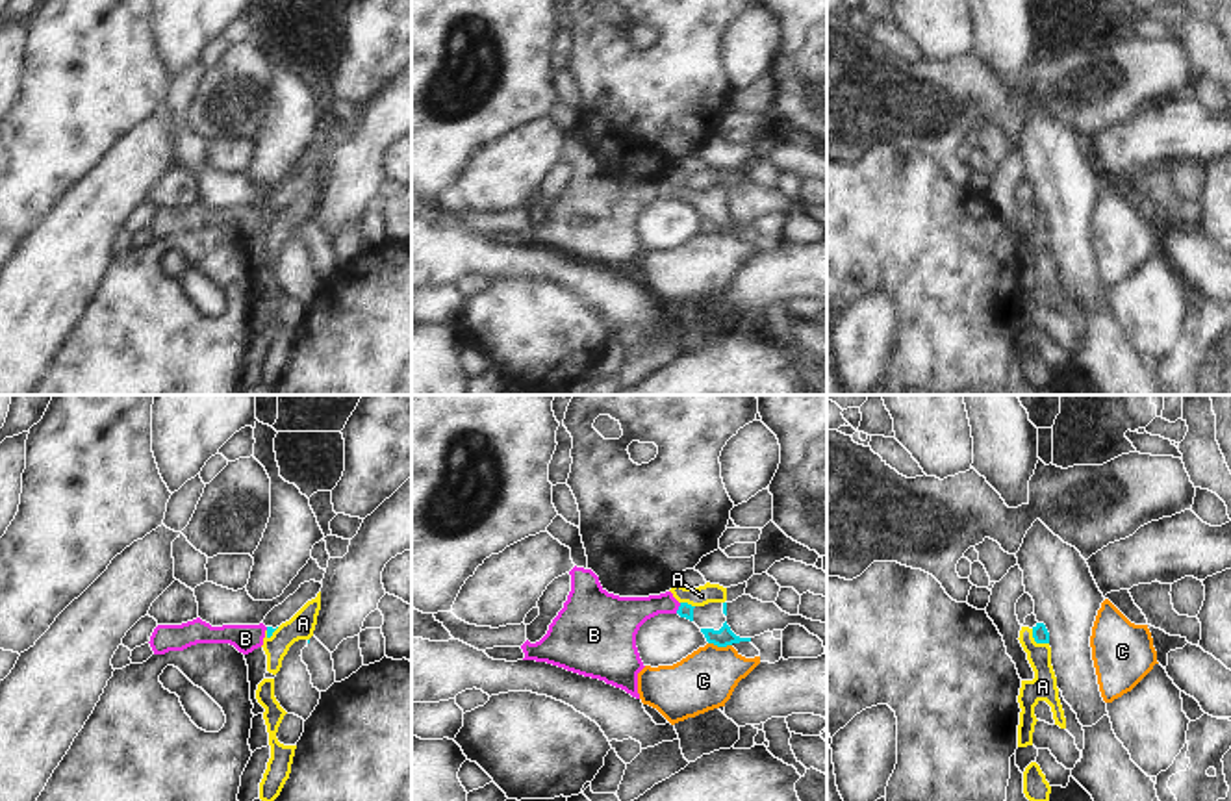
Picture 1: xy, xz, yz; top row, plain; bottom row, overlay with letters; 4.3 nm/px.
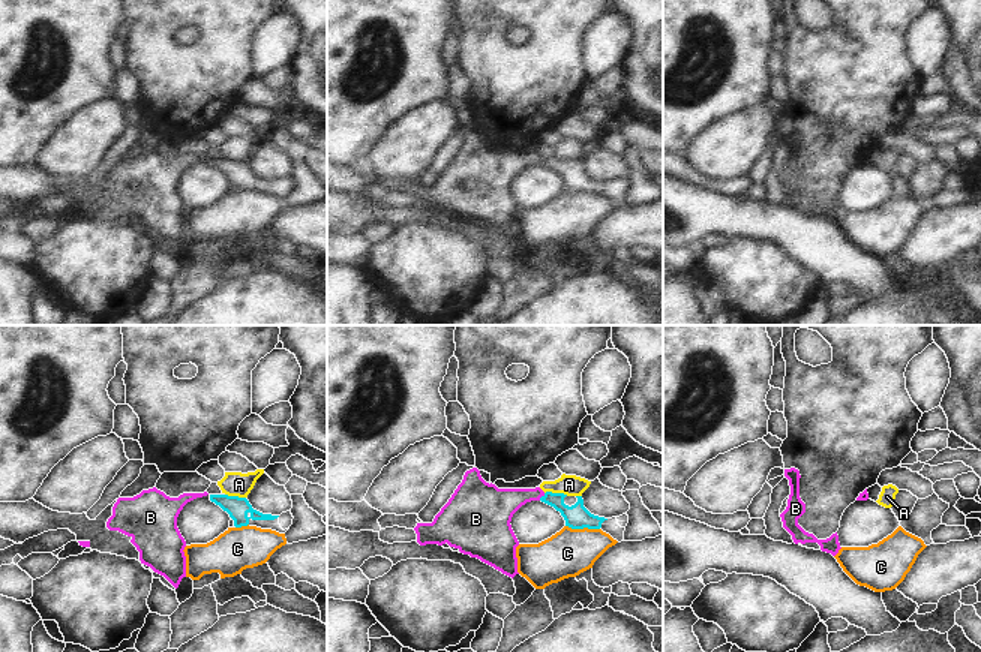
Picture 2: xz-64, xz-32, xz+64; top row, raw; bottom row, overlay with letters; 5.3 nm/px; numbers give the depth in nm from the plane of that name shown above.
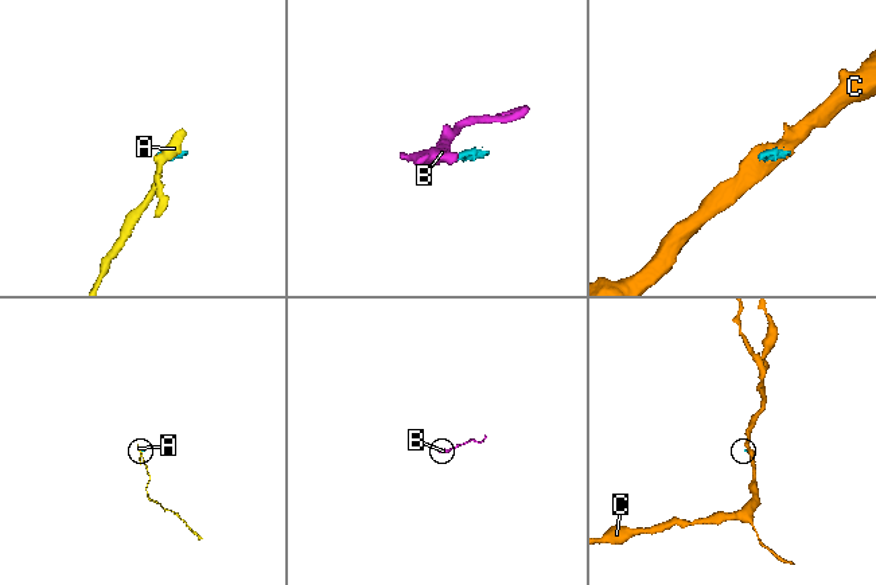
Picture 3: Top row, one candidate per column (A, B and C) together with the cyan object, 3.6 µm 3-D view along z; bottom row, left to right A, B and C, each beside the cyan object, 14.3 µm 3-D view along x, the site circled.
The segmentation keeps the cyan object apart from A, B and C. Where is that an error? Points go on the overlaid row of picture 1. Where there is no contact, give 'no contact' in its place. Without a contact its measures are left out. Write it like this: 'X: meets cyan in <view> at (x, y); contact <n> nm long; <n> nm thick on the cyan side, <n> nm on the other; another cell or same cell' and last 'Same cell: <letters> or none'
A: meets cyan in yz at (1037, 642); contact 100 nm long; 70 nm thick on the cyan side, 110 nm on the other; another cell
B: meets cyan in xz at (679, 609); contact 50 nm long; 60 nm thick on the cyan side, 170 nm on the other; same cell
C: meets cyan in xz at (720, 646); contact 110 nm long; 80 nm thick on the cyan side, 260 nm on the other; another cell
Same cell: B

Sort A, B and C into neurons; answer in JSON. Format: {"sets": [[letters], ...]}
{"sets": [["A"], ["B"], ["C"]]}

